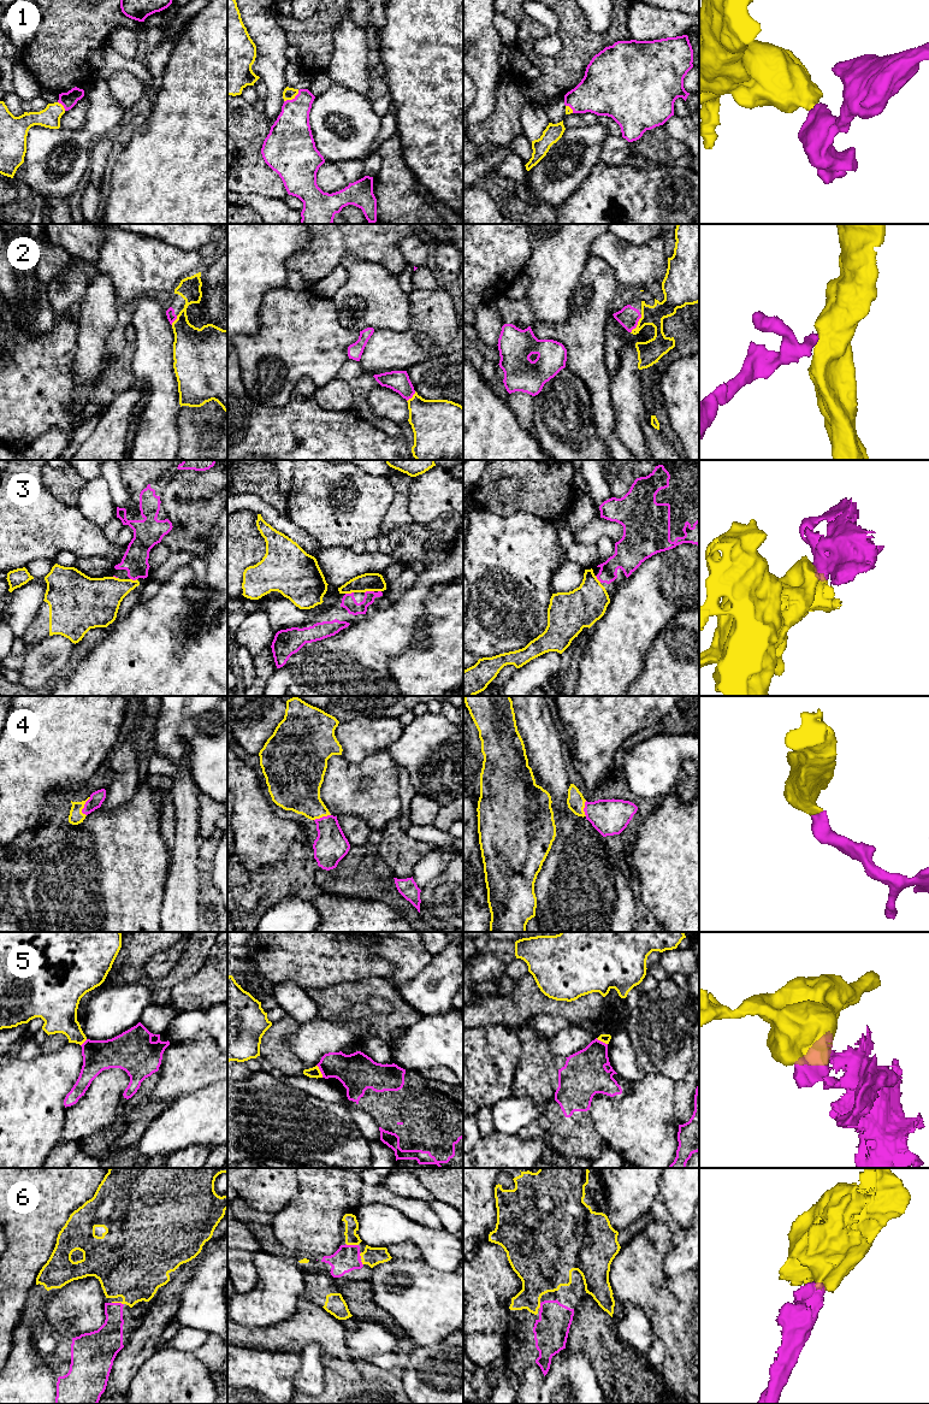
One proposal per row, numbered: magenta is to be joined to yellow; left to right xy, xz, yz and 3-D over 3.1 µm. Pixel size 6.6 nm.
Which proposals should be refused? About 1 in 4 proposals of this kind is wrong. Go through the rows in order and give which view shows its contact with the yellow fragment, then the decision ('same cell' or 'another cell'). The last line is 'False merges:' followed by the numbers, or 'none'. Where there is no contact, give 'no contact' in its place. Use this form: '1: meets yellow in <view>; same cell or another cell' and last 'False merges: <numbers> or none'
1: meets yellow in xz; same cell
2: meets yellow in yz; same cell
3: meets yellow in xz; same cell
4: meets yellow in xy; same cell
5: meets yellow in xz; another cell
6: meets yellow in xz; same cell
False merges: 5

